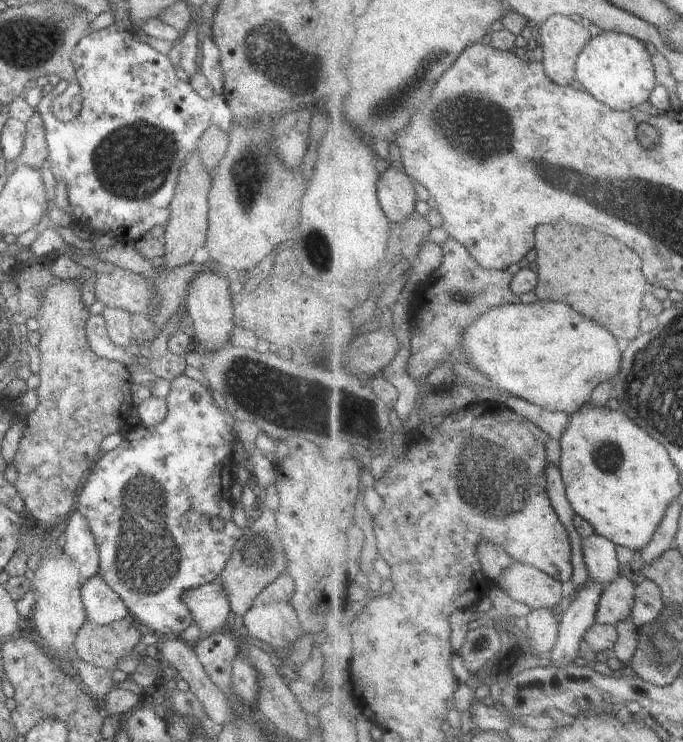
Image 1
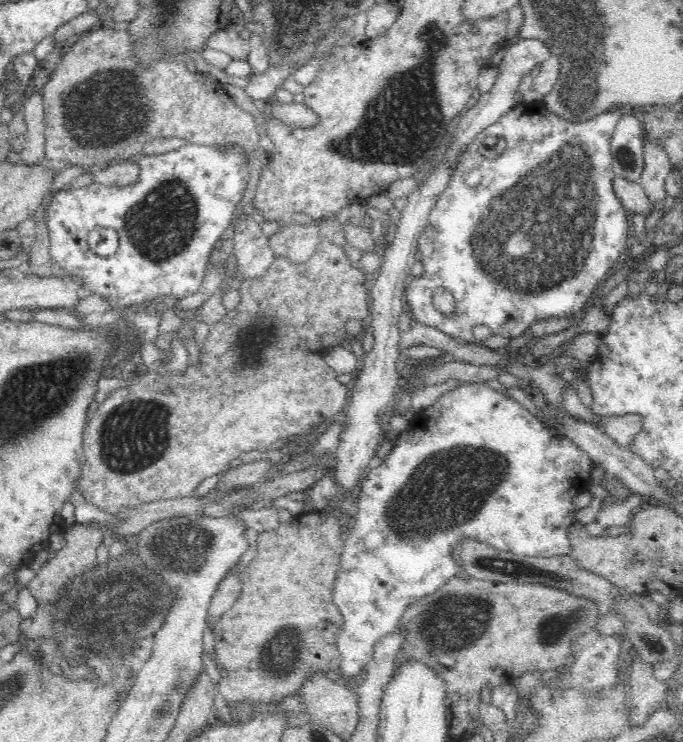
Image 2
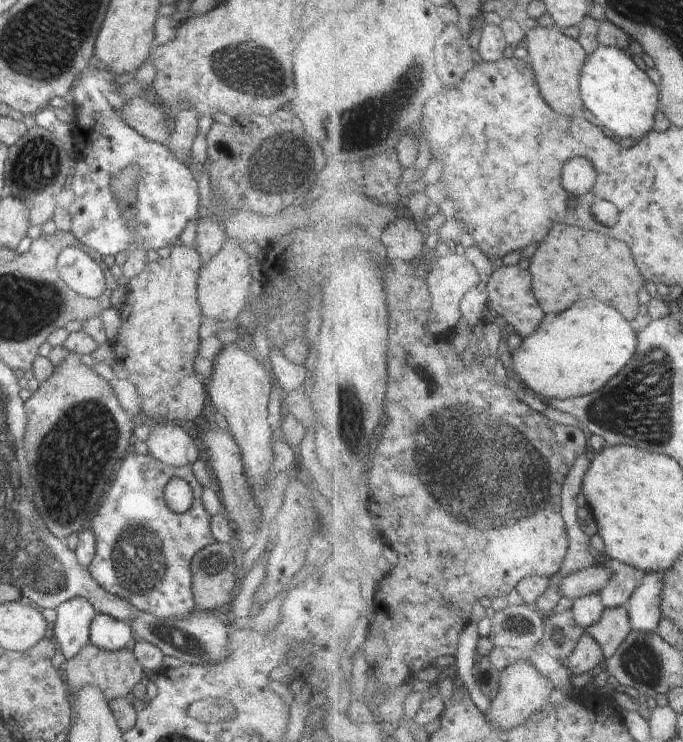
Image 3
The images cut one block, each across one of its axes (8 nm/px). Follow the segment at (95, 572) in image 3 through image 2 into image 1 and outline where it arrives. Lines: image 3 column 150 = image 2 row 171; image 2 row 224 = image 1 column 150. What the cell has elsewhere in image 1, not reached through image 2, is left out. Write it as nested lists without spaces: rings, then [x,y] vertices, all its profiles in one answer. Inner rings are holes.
[[[179,375],[171,381],[171,390],[168,397],[165,399],[167,403],[167,416],[158,426],[144,426],[141,422],[136,426],[125,429],[126,434],[120,446],[115,450],[103,453],[96,465],[91,468],[91,472],[81,486],[79,495],[77,496],[76,510],[84,516],[94,542],[98,548],[99,556],[99,572],[98,576],[106,582],[113,592],[118,594],[121,602],[124,602],[126,609],[129,612],[130,619],[136,620],[138,623],[147,626],[161,637],[177,636],[180,637],[186,628],[193,624],[192,614],[186,608],[186,604],[182,602],[182,594],[190,588],[197,588],[201,585],[215,583],[220,576],[220,572],[224,570],[234,544],[241,538],[242,529],[240,529],[232,520],[232,506],[235,502],[235,497],[231,495],[230,481],[232,479],[232,468],[234,468],[234,457],[232,456],[232,444],[234,436],[231,434],[232,419],[222,411],[216,404],[212,393],[206,389],[200,382],[192,380],[185,375]],[[219,517],[224,521],[224,527],[221,530],[216,530],[211,526],[210,520]]]

